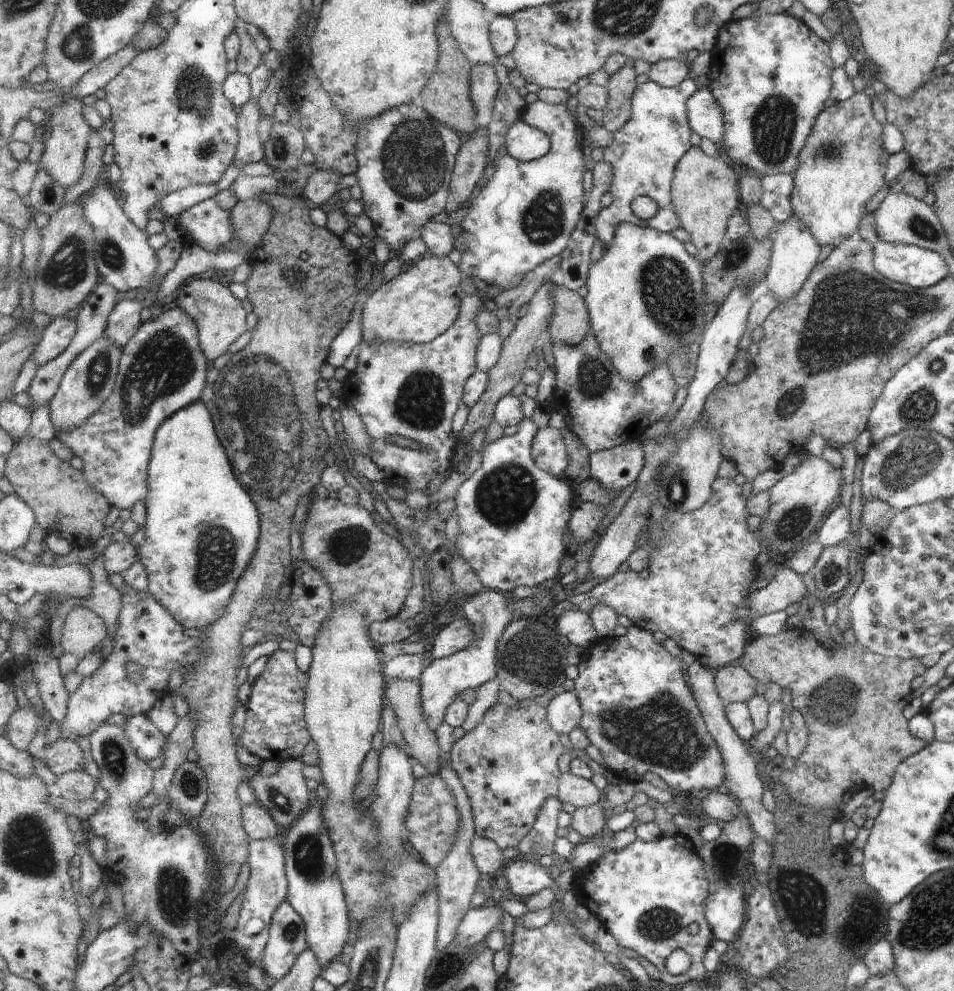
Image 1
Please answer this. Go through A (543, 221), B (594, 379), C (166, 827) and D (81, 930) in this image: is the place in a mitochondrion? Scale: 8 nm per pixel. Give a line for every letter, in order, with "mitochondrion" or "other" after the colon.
A: mitochondrion
B: mitochondrion
C: other
D: other

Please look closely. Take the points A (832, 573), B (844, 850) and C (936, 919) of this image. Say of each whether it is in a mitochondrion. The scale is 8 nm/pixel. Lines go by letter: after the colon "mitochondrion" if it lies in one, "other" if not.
A: mitochondrion
B: other
C: mitochondrion

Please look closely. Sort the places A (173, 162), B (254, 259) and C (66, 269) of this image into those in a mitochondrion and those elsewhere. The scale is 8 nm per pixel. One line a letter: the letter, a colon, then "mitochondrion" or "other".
A: other
B: other
C: mitochondrion

